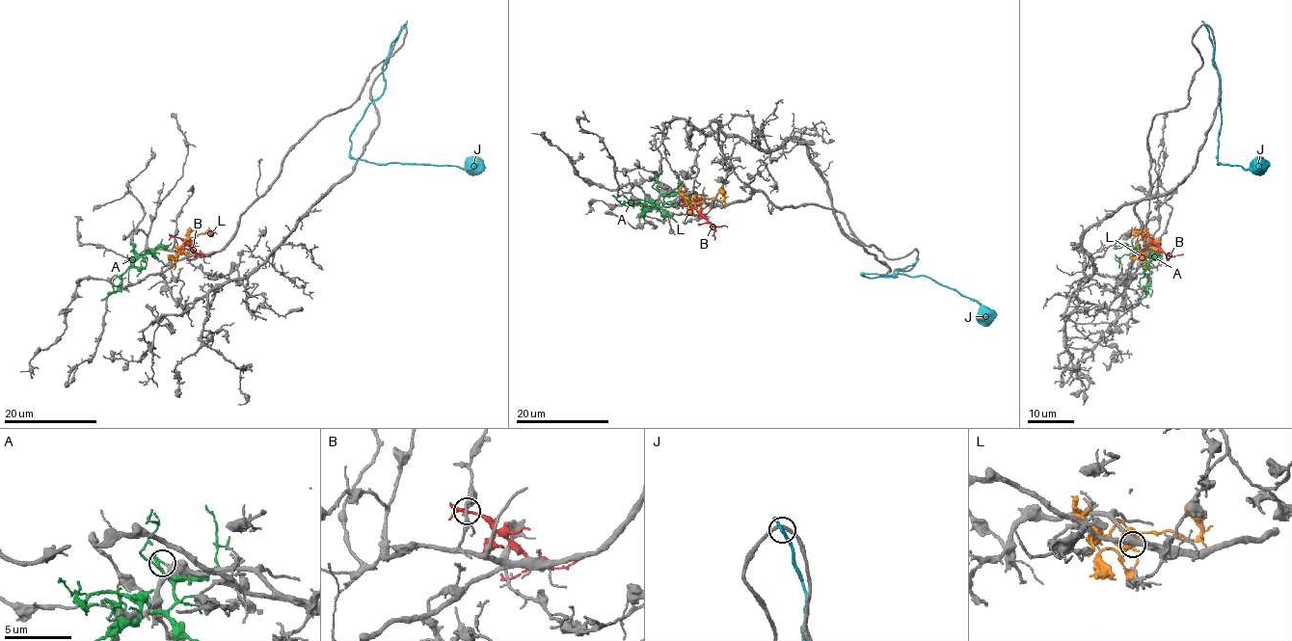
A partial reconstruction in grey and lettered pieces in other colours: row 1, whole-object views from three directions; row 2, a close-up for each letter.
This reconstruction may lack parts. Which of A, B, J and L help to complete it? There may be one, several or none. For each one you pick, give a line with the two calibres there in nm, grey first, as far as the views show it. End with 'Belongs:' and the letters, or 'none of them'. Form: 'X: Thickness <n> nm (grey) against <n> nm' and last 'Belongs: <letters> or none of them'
Belongs: none of them

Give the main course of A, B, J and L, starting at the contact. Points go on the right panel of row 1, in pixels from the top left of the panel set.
A: (1133, 250), (1146, 251), (1152, 255), (1143, 266), (1149, 284), (1146, 294), (1139, 301)
B: (1145, 237), (1150, 237), (1170, 256), (1170, 252)
J: (1204, 25), (1213, 43), (1214, 66), (1220, 77), (1218, 164), (1240, 165), (1244, 169), (1265, 169), (1270, 164)
L: (1145, 254), (1139, 250), (1138, 243), (1144, 231), (1134, 232), (1132, 227)

